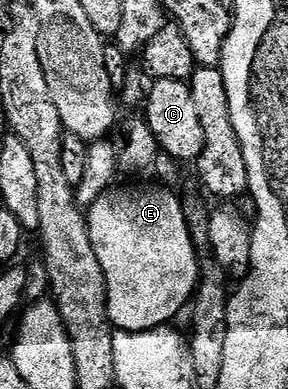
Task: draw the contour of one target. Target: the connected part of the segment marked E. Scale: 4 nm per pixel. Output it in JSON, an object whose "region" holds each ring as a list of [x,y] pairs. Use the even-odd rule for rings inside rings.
{"region":[[[155,183],[156,185],[148,185],[145,189],[119,189],[113,187],[100,194],[94,204],[87,206],[86,216],[88,219],[88,229],[91,231],[91,242],[94,243],[95,254],[98,255],[98,261],[102,263],[102,271],[106,279],[108,287],[108,310],[110,311],[110,319],[116,329],[122,331],[130,331],[131,333],[145,333],[151,329],[163,329],[172,321],[180,312],[189,308],[190,302],[193,300],[197,284],[200,280],[200,263],[198,254],[192,236],[188,230],[186,223],[186,215],[184,214],[184,202],[178,196],[175,197],[171,193],[172,189],[165,187],[163,184]]]}

